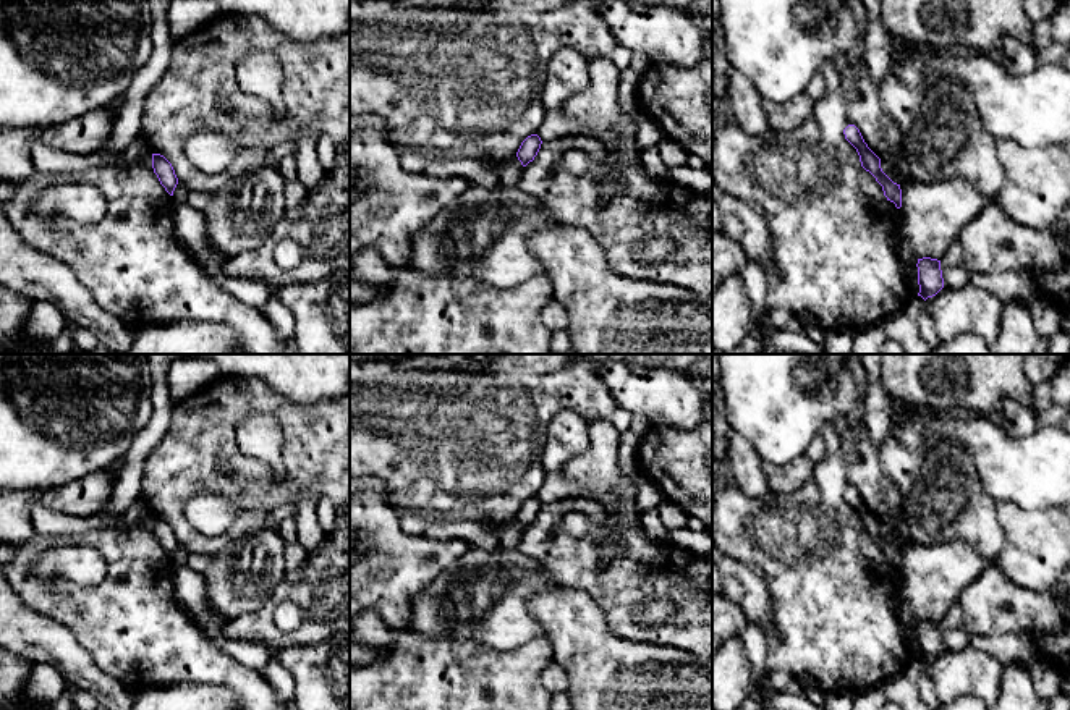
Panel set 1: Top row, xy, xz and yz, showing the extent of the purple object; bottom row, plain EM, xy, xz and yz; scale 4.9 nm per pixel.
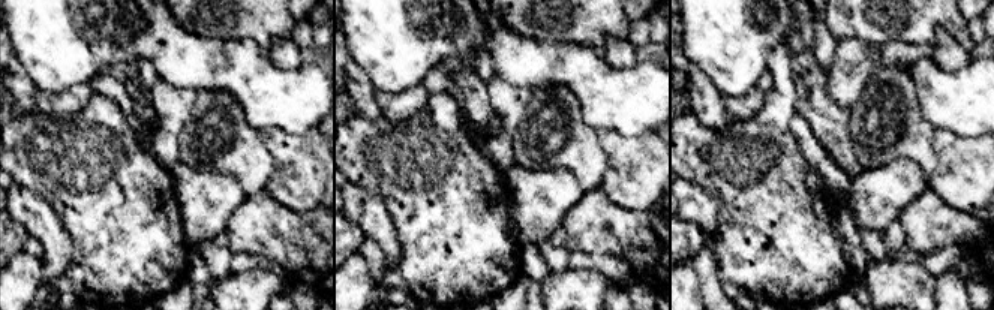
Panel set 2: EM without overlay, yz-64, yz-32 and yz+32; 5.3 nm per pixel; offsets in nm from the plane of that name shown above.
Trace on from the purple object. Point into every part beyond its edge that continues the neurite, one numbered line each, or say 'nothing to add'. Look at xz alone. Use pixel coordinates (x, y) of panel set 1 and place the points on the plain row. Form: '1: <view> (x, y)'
nothing to add

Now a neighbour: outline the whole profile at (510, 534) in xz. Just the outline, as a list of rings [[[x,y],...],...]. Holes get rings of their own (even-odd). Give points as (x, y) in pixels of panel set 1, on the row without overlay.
[[[513,519],[503,524],[500,529],[497,529],[497,534],[499,534],[500,547],[512,550],[518,547],[523,535],[523,527],[518,522],[518,519]]]

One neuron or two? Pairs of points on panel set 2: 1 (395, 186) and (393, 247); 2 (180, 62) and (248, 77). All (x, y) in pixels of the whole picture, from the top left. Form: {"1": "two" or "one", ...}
{"1": "two", "2": "one"}

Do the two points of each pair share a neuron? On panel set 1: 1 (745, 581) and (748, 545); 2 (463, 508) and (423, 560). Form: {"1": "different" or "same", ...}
{"1": "different", "2": "different"}

